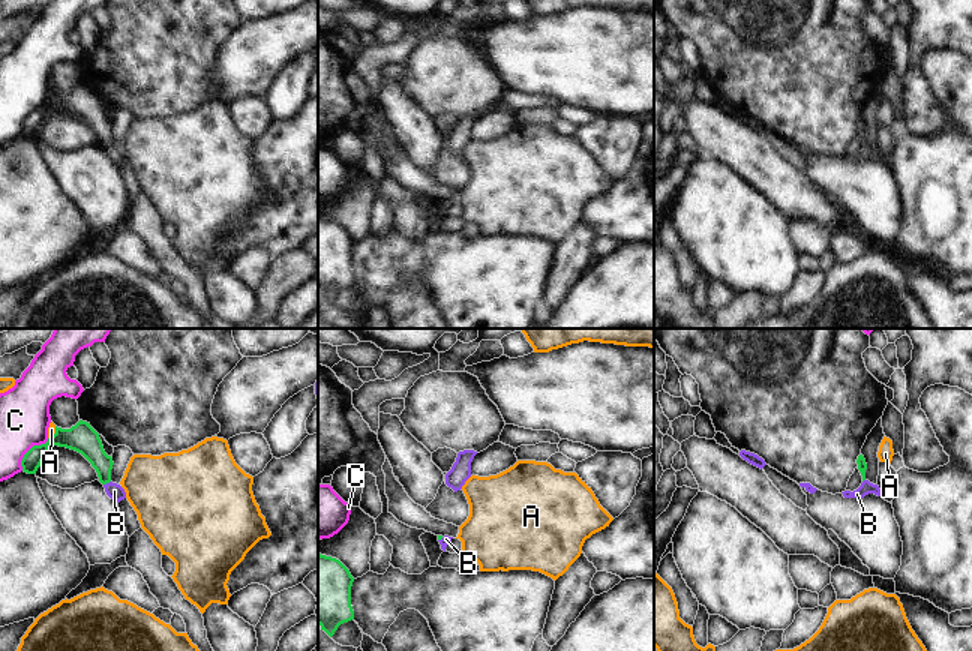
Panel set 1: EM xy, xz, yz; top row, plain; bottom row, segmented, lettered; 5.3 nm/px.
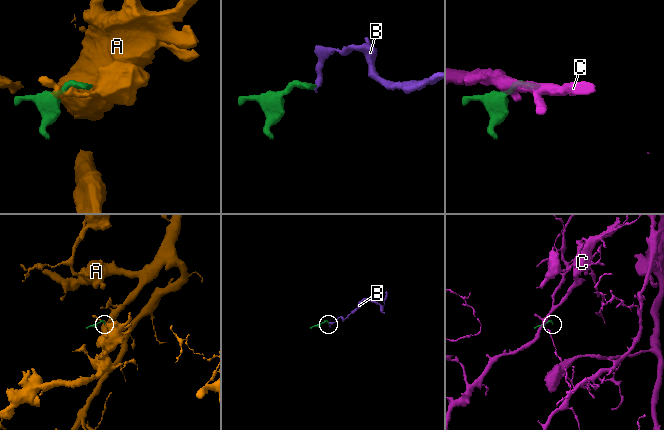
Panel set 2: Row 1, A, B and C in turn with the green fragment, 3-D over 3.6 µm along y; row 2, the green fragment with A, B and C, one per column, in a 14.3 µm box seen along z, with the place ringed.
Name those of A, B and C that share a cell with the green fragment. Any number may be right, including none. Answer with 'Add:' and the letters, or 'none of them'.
Add: B

